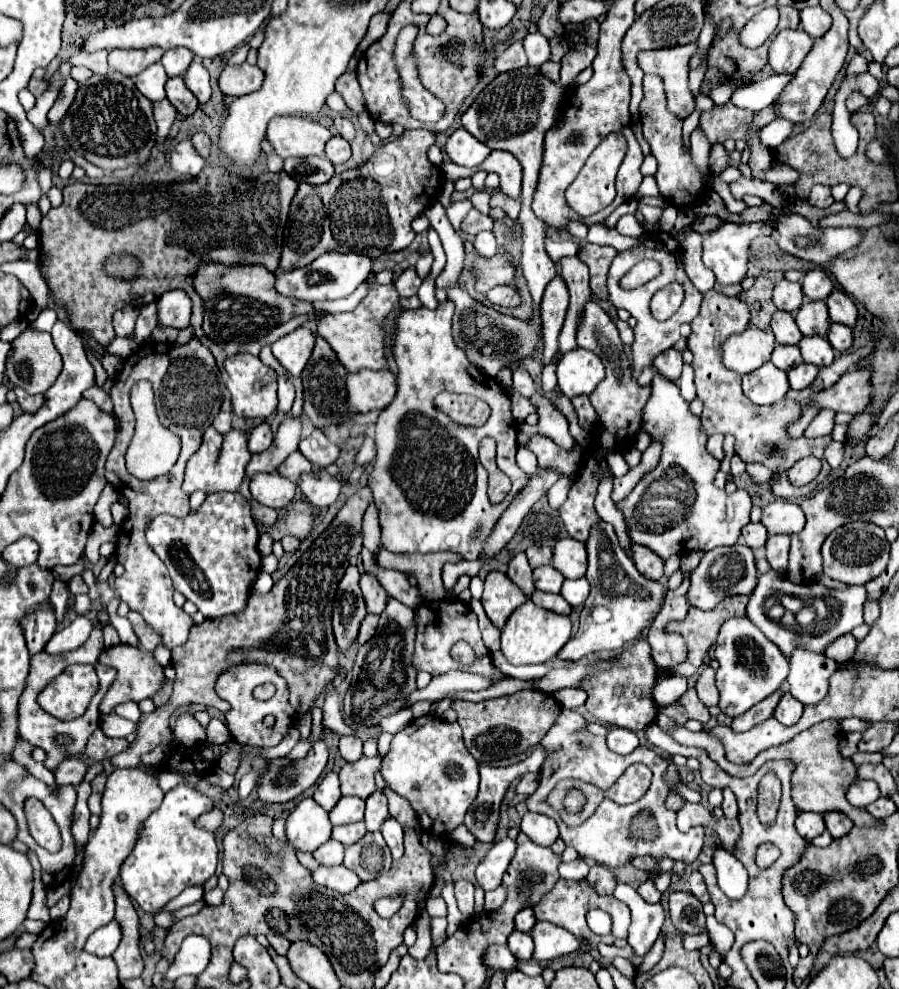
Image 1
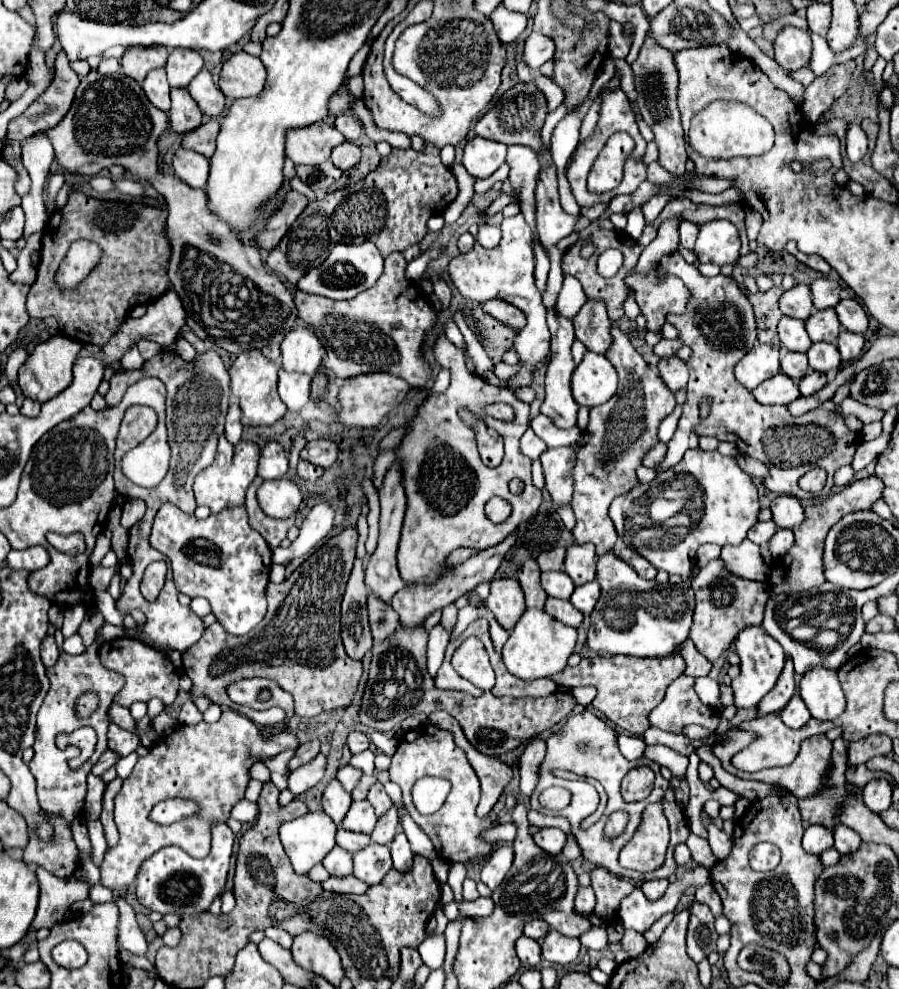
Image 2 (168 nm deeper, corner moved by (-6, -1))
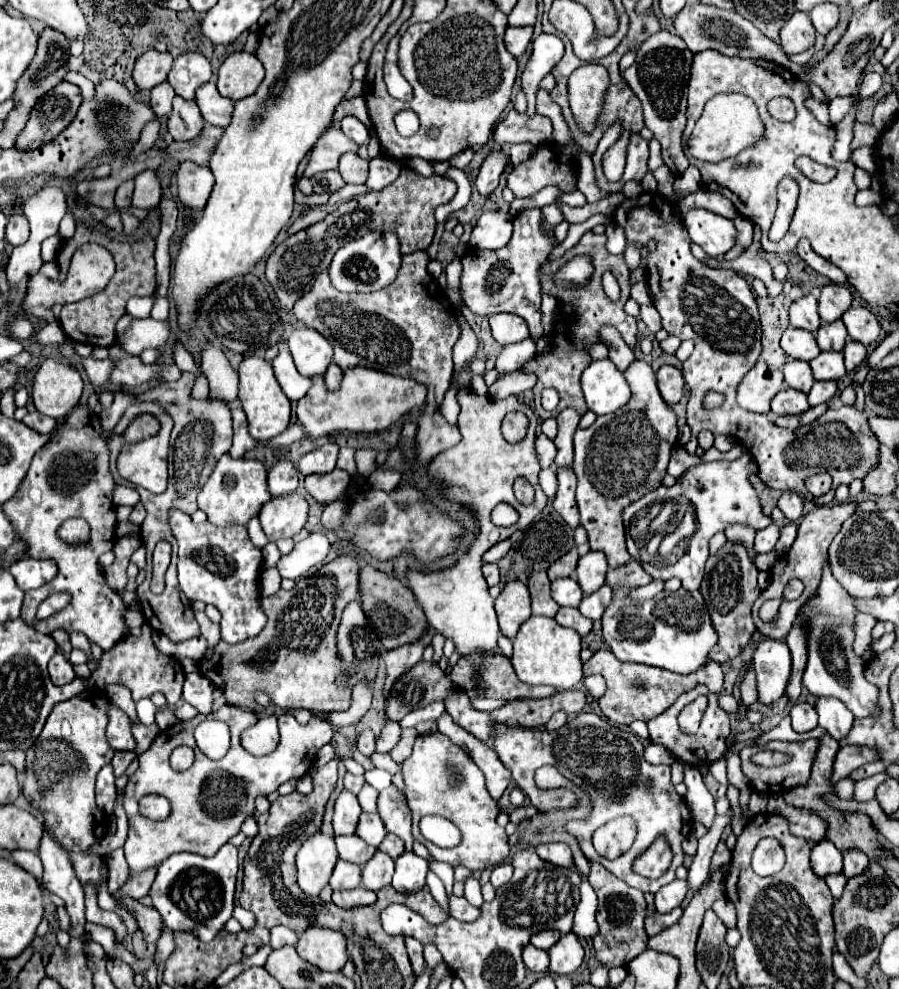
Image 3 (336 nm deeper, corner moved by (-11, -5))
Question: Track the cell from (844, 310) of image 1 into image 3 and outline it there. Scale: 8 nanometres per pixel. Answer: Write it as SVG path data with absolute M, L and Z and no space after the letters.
M851 307L847 313L843 313L841 319L849 331L849 337L863 345L873 343L881 331L875 313L867 307Z

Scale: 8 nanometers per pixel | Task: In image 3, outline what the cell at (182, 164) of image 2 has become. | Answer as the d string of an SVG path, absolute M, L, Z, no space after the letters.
M183 161L177 171L177 185L183 205L193 211L201 211L211 195L215 179L209 167L199 167L195 163Z

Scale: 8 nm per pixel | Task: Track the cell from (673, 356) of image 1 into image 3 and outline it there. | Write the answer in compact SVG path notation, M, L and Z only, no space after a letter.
M663 365L657 371L657 387L661 391L661 397L667 401L667 405L675 405L683 397L685 379L677 367Z

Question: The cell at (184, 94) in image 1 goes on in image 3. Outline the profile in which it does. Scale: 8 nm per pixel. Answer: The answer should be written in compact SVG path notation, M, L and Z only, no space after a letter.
M183 97L173 99L173 113L169 117L169 133L175 141L189 141L203 129L203 117L195 101L187 101Z

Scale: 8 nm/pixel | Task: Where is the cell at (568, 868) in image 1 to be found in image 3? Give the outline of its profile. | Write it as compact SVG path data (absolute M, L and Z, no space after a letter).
M589 881L581 883L581 903L575 913L575 923L573 923L573 933L577 937L593 939L599 935L599 927L595 921L595 911L597 911L597 895L595 889L589 885Z

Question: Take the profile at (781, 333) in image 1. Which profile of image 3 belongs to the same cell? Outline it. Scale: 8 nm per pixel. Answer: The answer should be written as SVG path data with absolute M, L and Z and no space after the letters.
M795 327L785 329L781 337L781 347L791 359L801 359L801 361L811 361L821 353L815 341L815 335L807 333L805 329L795 329Z

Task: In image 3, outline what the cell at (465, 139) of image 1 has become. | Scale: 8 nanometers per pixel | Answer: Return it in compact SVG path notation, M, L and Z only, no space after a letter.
M491 151L485 157L485 161L479 169L479 175L475 177L475 187L481 195L489 195L495 191L495 187L499 185L501 173L507 167L507 159L509 159L509 155L503 151Z

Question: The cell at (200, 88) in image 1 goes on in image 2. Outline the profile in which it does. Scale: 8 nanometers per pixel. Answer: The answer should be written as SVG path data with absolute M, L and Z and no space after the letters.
M202 69L188 85L188 91L192 95L192 99L198 103L200 111L208 117L218 117L224 111L224 101L226 97L222 95L222 91L214 85L212 75L208 69Z

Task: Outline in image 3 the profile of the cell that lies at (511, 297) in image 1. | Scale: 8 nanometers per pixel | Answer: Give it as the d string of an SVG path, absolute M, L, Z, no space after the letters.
M495 313L495 315L489 317L489 325L491 325L493 337L495 337L501 345L511 345L511 343L523 341L523 339L529 337L527 323L525 323L523 319L519 319L517 315Z

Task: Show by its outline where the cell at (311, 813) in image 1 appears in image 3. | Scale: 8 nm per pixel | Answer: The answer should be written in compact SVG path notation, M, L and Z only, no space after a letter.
M317 831L303 839L301 849L297 853L299 887L307 895L319 895L319 891L327 885L337 859L339 857L333 835Z

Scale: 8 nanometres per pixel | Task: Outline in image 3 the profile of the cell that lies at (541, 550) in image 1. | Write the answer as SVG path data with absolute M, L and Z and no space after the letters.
M573 547L569 553L565 553L561 559L557 559L549 569L547 569L547 575L551 581L559 579L559 577L573 577L575 573L575 565L577 565L577 547Z

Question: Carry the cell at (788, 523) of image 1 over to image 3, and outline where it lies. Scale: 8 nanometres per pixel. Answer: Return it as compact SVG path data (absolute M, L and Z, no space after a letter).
M785 491L781 495L781 499L779 499L779 509L783 511L785 519L789 519L789 521L795 523L803 515L803 499L797 493Z

